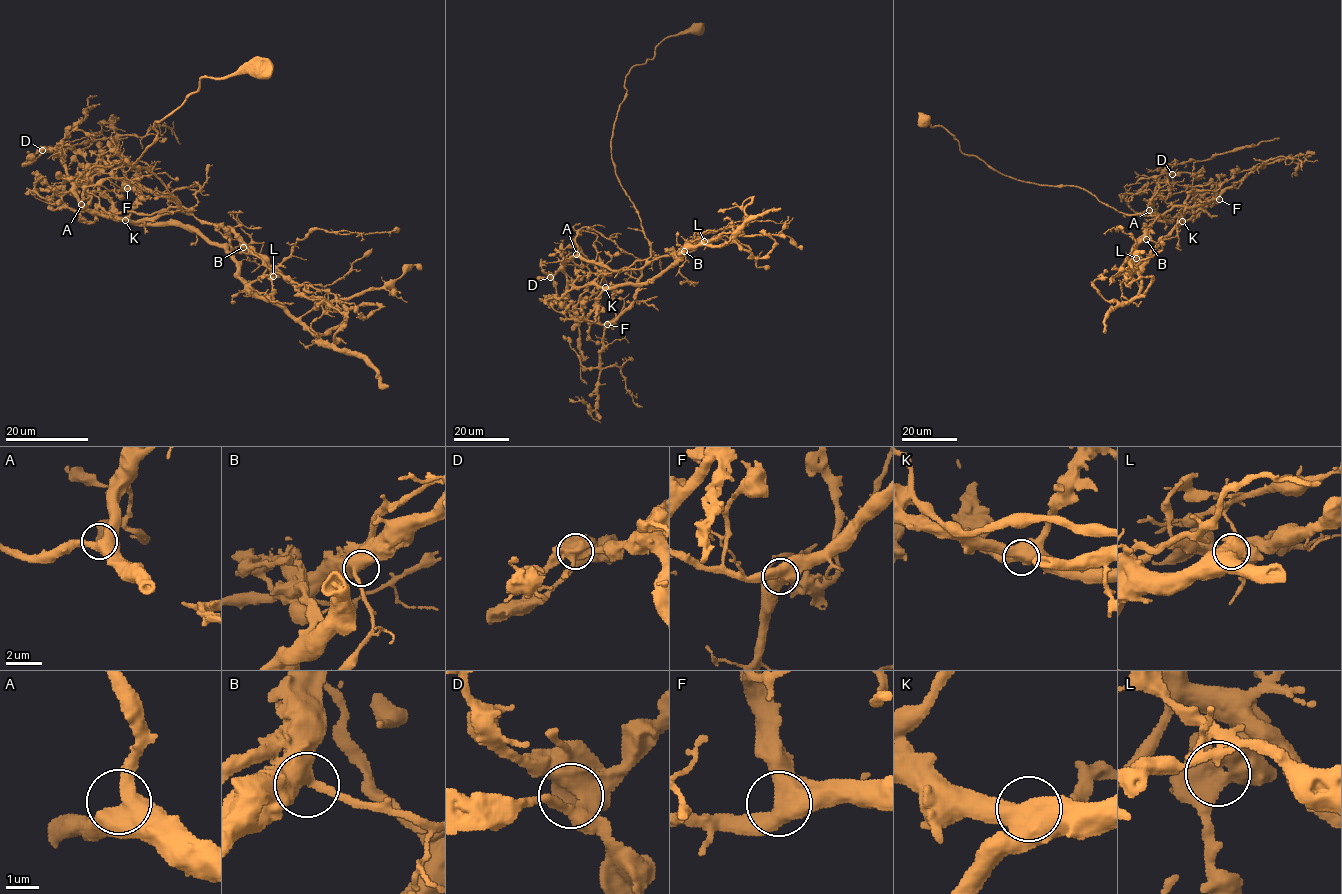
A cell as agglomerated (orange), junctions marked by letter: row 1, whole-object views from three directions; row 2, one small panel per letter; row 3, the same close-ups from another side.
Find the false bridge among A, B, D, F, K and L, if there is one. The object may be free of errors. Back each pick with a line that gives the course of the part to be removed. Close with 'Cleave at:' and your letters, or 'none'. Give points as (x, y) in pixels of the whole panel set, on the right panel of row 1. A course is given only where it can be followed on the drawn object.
L: course (1137, 258), (1136, 268), (1139, 272), (1148, 253), (1161, 239), (1216, 196), (1197, 196)
Cleave at: L

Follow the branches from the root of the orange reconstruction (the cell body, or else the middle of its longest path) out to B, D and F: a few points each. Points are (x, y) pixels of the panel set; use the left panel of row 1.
B: (263, 70), (202, 77), (155, 123), (157, 136), (133, 164), (156, 175), (182, 210), (226, 226), (243, 247)
D: (263, 70), (202, 77), (133, 164), (191, 210), (98, 215), (64, 154), (42, 150)
F: (263, 70), (202, 77), (155, 123), (157, 136), (133, 164), (156, 175), (182, 210), (193, 209), (127, 188)

